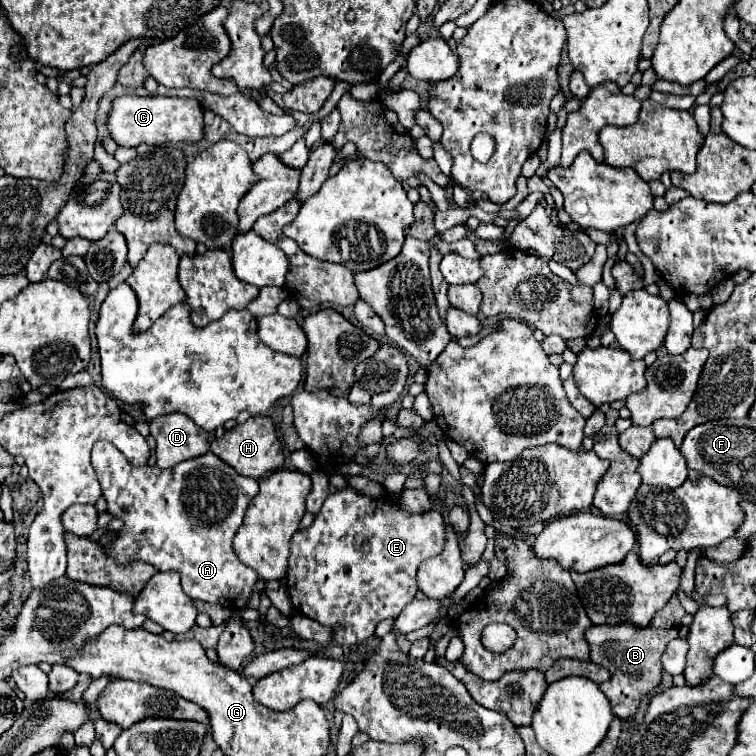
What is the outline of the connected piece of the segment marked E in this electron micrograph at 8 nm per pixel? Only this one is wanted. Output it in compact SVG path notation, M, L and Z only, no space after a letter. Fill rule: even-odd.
M345 487L331 493L309 529L297 531L291 539L289 571L287 571L287 593L297 613L319 621L331 629L331 641L337 645L359 645L375 633L381 619L395 619L407 603L413 601L417 583L415 571L421 561L435 557L443 551L445 529L439 511L423 515L411 515L399 507L397 501L383 497L373 499L355 493Z

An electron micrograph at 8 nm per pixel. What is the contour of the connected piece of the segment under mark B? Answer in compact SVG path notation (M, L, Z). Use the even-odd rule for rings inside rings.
M673 595L671 601L665 605L665 609L655 613L655 617L651 619L647 627L637 627L631 621L623 621L619 625L597 625L597 627L593 625L587 629L585 639L591 649L591 661L607 667L611 673L611 679L599 685L599 689L605 693L605 697L611 703L613 713L619 719L627 719L635 715L641 697L659 685L661 669L663 669L661 653L665 651L667 643L677 637L683 615L685 611L679 605L677 595ZM619 671L621 671L621 683L619 683Z

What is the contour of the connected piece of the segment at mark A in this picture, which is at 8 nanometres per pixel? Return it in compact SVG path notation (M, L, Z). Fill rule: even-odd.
M99 441L93 445L91 463L99 477L101 493L107 501L107 513L123 521L123 527L117 531L115 539L103 545L107 557L111 557L117 565L131 565L135 561L145 561L159 571L171 571L171 569L179 571L183 591L191 599L219 603L231 611L247 607L251 589L259 577L251 567L239 563L231 547L231 541L243 523L251 499L259 493L259 483L255 479L239 475L211 451L195 459L181 461L171 469L159 469L149 465L135 467L123 457L123 453L119 453L115 445Z

